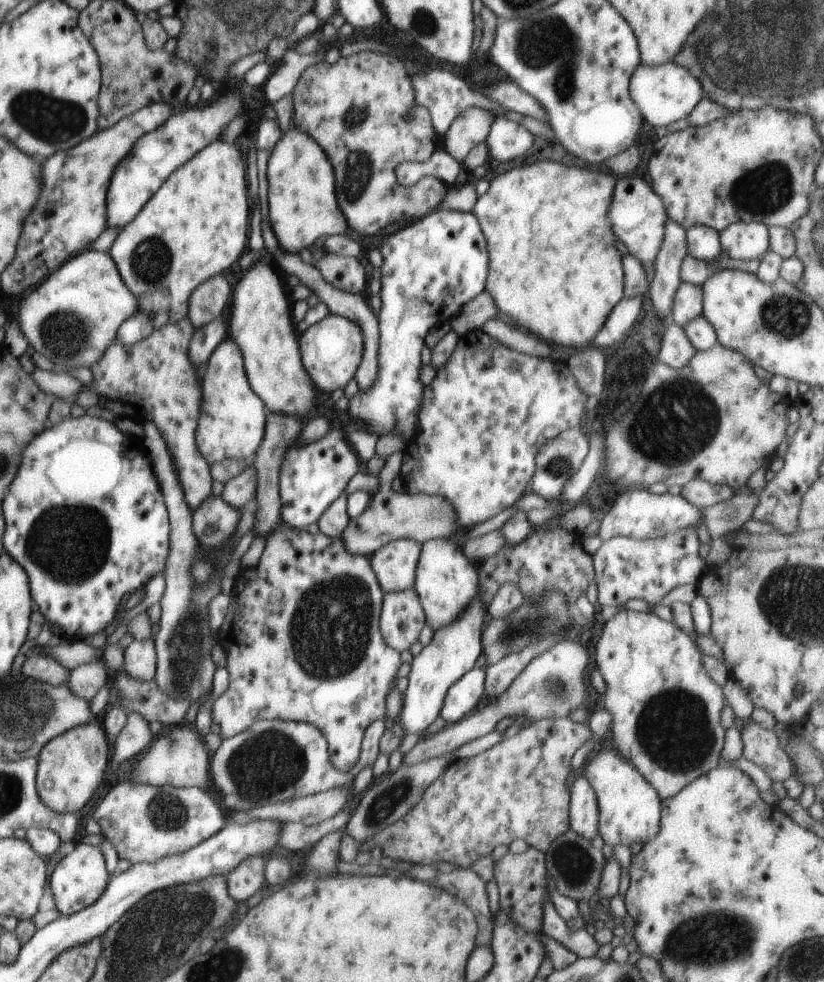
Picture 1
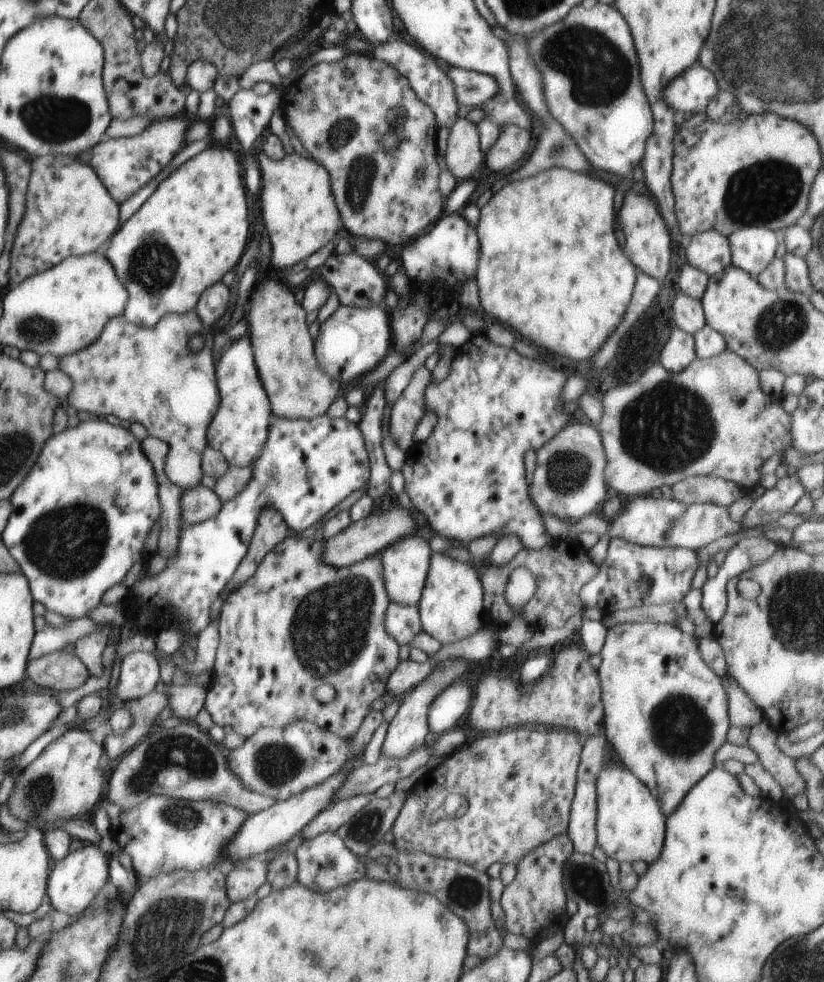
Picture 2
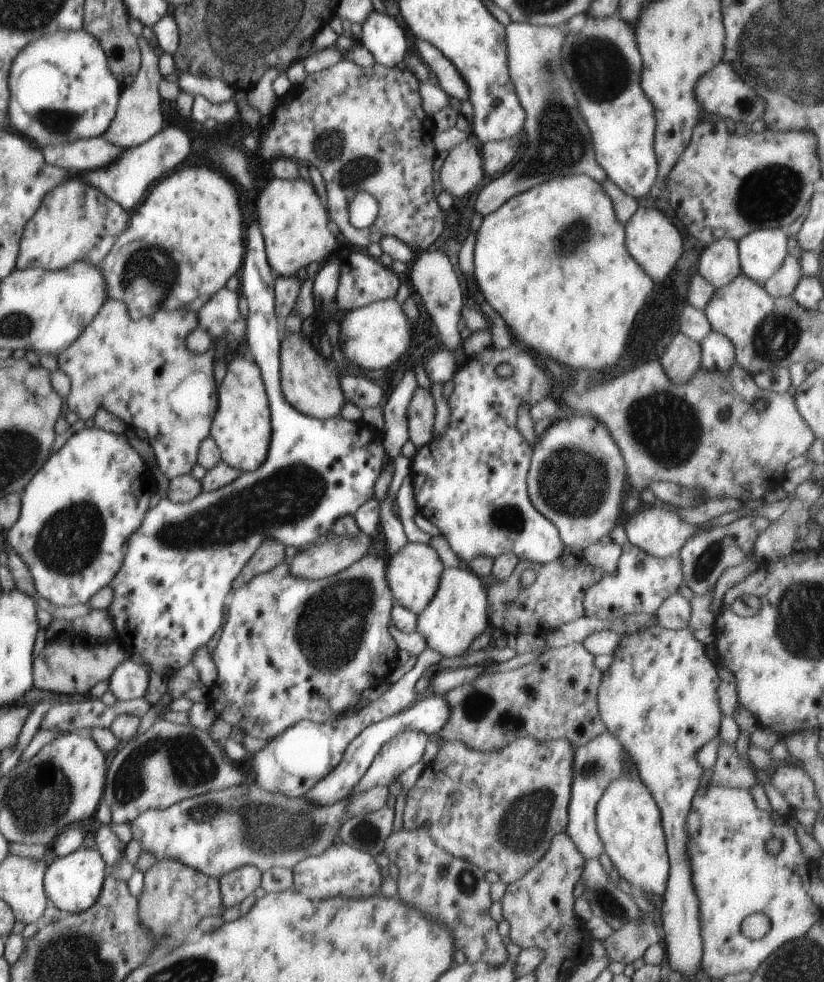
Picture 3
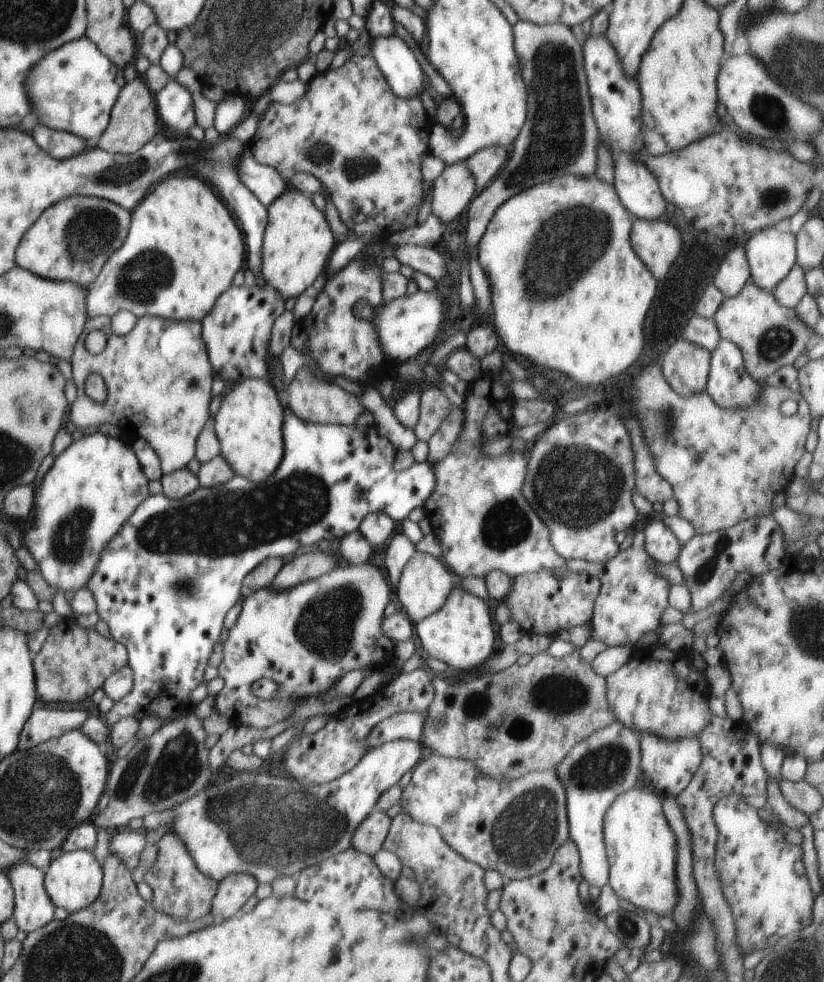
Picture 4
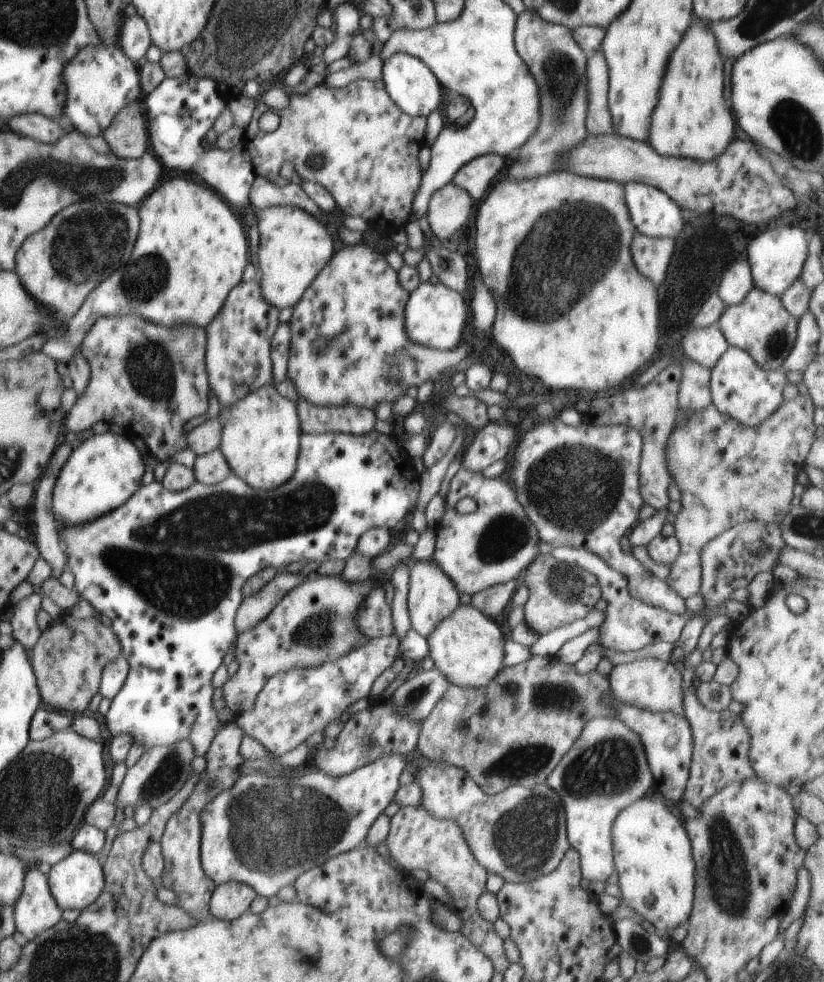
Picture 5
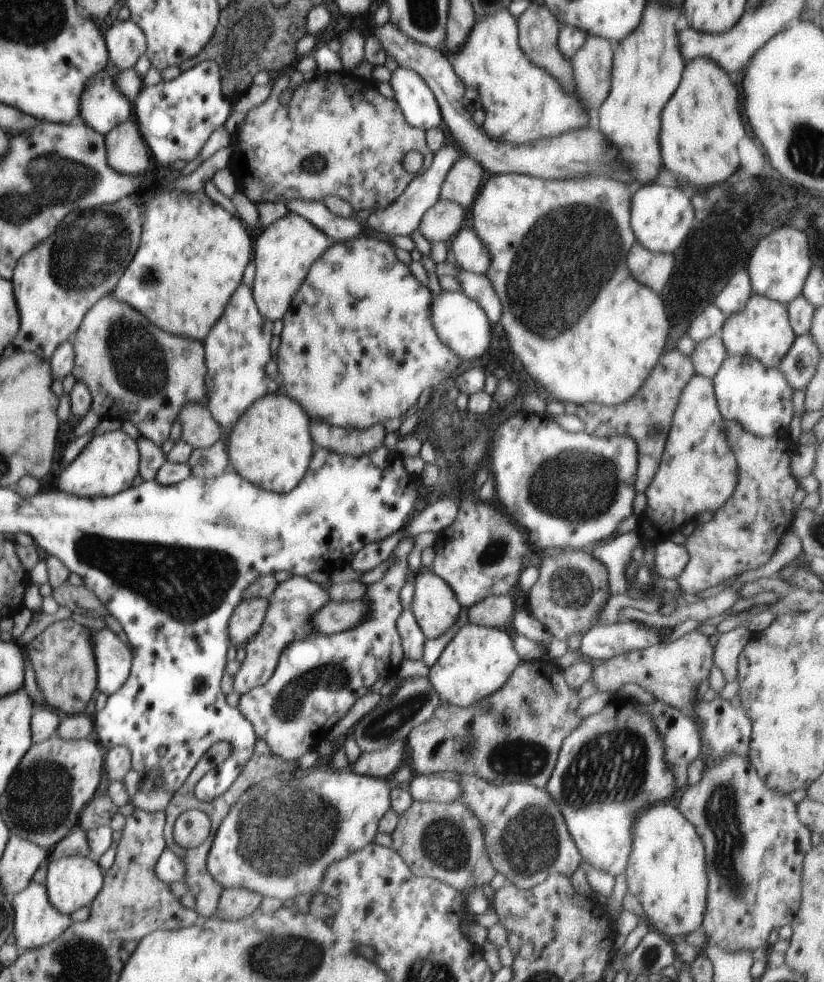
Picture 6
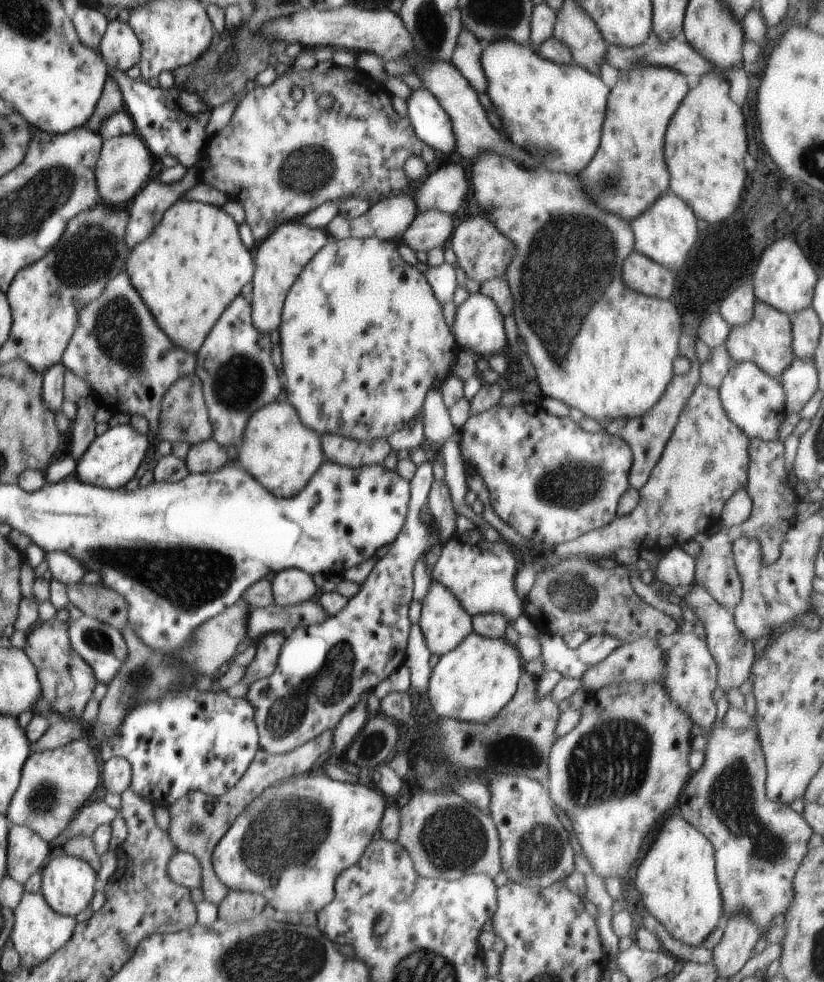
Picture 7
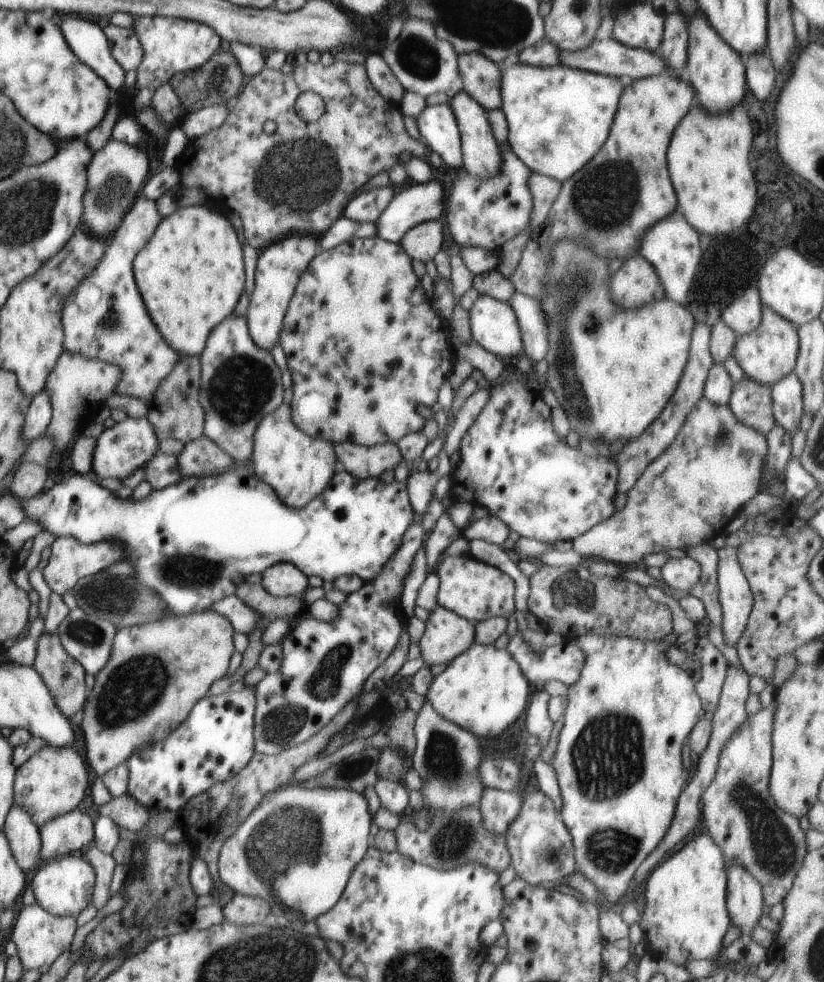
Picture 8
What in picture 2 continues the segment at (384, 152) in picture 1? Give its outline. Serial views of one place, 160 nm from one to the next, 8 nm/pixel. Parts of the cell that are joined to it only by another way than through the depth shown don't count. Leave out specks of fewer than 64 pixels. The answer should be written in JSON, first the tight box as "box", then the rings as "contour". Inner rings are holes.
{"box":[280,51,446,248],"contour":[[[350,51],[342,60],[320,62],[283,91],[280,109],[287,127],[300,139],[309,157],[328,170],[342,228],[352,237],[374,238],[404,248],[442,216],[446,198],[439,189],[438,128],[434,113],[414,93],[410,82],[388,62]],[[392,132],[400,136],[400,143],[398,148],[387,150],[382,138]]]}

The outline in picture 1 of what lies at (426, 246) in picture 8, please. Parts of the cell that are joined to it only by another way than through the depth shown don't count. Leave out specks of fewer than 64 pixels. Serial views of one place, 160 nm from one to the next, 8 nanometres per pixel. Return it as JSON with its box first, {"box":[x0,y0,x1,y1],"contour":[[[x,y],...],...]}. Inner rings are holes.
{"box":[444,107,495,164],"contour":[[[474,107],[456,117],[448,130],[444,150],[462,164],[474,146],[485,142],[495,117],[485,109]]]}

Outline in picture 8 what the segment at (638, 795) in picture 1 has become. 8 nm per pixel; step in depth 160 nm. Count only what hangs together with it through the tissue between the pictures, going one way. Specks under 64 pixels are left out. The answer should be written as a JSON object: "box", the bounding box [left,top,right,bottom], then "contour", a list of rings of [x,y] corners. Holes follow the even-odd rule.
{"box":[639,831,732,966],"contour":[[[704,831],[689,839],[678,852],[662,862],[646,880],[644,914],[639,922],[643,939],[648,942],[650,952],[646,955],[665,960],[678,966],[686,966],[688,960],[711,960],[722,950],[722,940],[731,929],[732,916],[728,912],[727,867],[722,850]]]}

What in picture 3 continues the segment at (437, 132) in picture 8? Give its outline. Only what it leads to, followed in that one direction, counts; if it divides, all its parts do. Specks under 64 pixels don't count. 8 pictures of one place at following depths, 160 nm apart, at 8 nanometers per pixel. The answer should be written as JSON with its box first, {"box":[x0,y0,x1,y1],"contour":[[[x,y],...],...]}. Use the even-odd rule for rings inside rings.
{"box":[358,9,407,67],"contour":[[[374,9],[361,25],[358,43],[373,54],[376,63],[385,67],[395,67],[407,57],[404,31],[393,17]]]}

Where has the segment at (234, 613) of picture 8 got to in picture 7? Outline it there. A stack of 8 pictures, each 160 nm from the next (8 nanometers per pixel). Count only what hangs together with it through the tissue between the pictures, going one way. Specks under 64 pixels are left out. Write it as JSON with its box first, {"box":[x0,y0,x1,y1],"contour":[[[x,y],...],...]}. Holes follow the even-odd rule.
{"box":[246,600,328,642],"contour":[[[317,600],[291,606],[277,606],[275,603],[260,607],[250,606],[246,618],[247,640],[257,642],[259,638],[277,632],[290,635],[298,628],[322,624],[328,618]]]}

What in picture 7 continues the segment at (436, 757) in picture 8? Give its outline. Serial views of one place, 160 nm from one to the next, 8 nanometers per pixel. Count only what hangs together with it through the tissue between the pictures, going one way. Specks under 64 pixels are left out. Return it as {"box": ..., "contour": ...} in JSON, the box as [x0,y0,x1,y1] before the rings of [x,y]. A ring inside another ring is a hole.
{"box":[404,625,432,697],"contour":[[[419,625],[411,626],[405,656],[404,665],[410,669],[411,686],[416,688],[419,697],[428,692],[428,684],[432,676],[432,668],[429,664],[430,650],[424,642]]]}

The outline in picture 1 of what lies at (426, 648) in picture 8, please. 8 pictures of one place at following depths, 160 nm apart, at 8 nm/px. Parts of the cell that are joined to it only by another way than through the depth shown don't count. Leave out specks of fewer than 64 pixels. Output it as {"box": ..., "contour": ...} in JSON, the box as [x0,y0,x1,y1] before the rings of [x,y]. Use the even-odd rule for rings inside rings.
{"box":[370,538,422,593],"contour":[[[409,538],[396,539],[370,556],[372,570],[384,593],[413,588],[422,545]]]}

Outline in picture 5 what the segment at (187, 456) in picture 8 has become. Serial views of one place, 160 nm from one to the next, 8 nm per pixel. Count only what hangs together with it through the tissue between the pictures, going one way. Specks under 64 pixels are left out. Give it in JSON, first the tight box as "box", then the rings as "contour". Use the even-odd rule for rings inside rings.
{"box":[192,449,231,485],"contour":[[[219,449],[196,456],[192,470],[195,481],[206,485],[219,484],[231,474],[228,462]]]}

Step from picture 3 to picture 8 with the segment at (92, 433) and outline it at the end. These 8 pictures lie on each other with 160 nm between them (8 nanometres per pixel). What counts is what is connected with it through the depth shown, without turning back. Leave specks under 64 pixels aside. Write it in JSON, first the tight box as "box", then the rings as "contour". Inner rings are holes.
{"box":[91,417,160,481],"contour":[[[127,417],[122,422],[109,423],[97,440],[92,456],[91,476],[100,480],[113,478],[123,481],[129,478],[157,454],[160,446],[155,427],[146,418]]]}

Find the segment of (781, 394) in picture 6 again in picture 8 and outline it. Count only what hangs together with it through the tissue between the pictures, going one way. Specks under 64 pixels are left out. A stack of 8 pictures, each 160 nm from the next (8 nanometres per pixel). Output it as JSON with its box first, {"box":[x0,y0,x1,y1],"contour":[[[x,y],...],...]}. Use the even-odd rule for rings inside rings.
{"box":[729,377,776,436],"contour":[[[745,377],[734,384],[730,394],[729,408],[734,416],[762,436],[767,436],[776,425],[770,392],[770,385]]]}

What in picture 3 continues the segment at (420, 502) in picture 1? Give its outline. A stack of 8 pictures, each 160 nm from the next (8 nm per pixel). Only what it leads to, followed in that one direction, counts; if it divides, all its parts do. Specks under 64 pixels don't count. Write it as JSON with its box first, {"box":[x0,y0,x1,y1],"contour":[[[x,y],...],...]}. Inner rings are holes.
{"box":[289,531,372,580],"contour":[[[358,531],[357,535],[332,534],[326,542],[322,542],[319,546],[311,545],[293,556],[293,558],[290,559],[289,571],[295,577],[312,580],[334,576],[346,570],[349,566],[352,566],[354,562],[360,560],[367,554],[372,538],[372,536],[367,535],[364,531]]]}

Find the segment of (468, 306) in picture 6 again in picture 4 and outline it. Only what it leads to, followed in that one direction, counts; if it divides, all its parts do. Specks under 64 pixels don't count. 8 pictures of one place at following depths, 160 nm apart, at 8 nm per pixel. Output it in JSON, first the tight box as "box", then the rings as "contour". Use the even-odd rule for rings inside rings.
{"box":[368,290,444,365],"contour":[[[419,290],[413,296],[401,296],[387,301],[384,309],[370,308],[368,320],[375,323],[375,329],[379,338],[382,352],[394,365],[404,363],[406,360],[416,357],[419,352],[430,346],[436,337],[436,332],[444,324],[444,306],[436,290],[423,292]]]}

